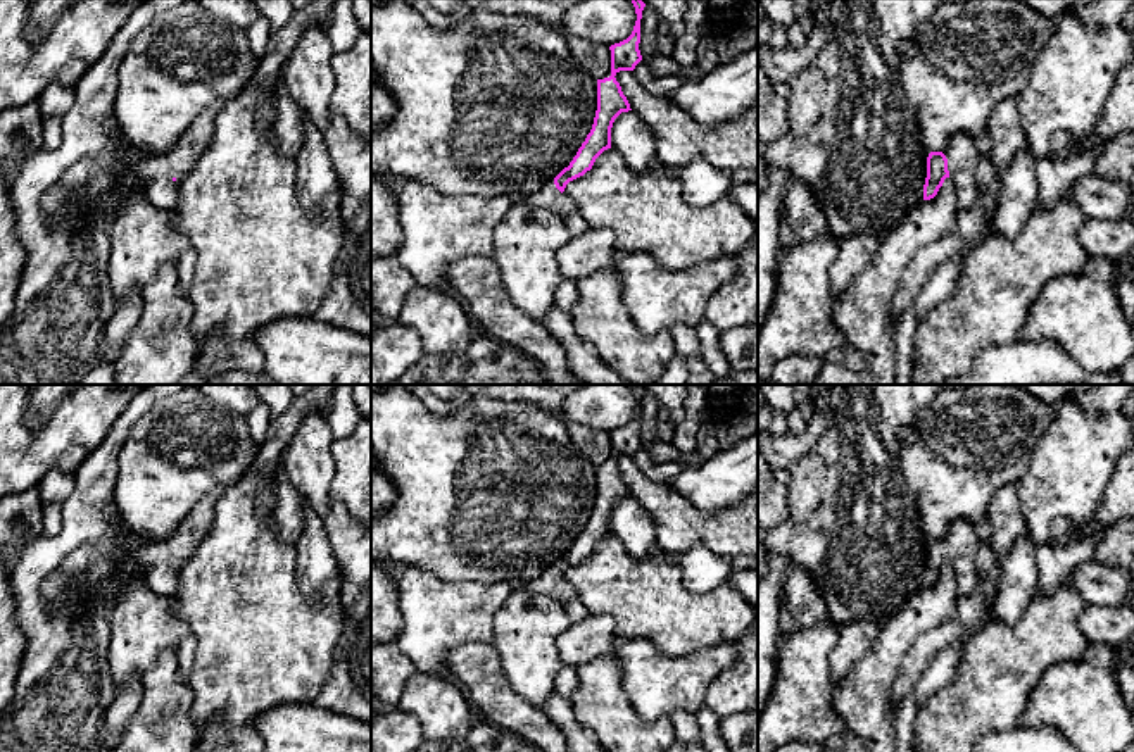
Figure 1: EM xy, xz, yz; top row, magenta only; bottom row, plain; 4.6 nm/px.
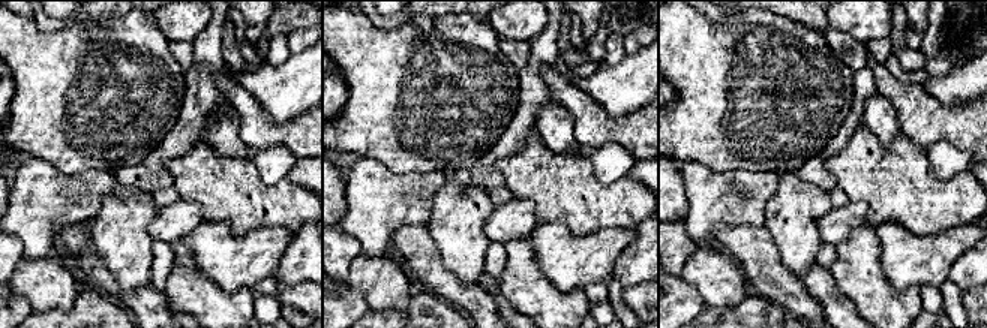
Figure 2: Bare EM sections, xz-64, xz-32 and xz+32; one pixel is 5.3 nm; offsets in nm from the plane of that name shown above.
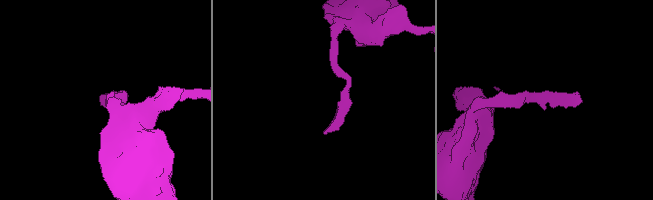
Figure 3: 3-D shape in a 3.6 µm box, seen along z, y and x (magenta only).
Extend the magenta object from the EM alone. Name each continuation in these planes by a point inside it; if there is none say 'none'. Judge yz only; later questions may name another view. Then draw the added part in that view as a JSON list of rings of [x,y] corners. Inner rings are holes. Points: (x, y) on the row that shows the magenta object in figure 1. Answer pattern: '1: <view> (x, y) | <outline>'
1: yz (962, 152) | [[[958,133],[949,140],[942,154],[948,159],[949,178],[956,188],[958,207],[965,210],[977,200],[975,172],[980,152],[970,135]]]

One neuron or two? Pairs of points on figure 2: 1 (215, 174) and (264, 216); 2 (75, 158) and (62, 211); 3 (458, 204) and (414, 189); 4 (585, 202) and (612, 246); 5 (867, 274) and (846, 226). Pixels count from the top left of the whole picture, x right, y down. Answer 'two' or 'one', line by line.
1: one
2: two
3: two
4: two
5: two

